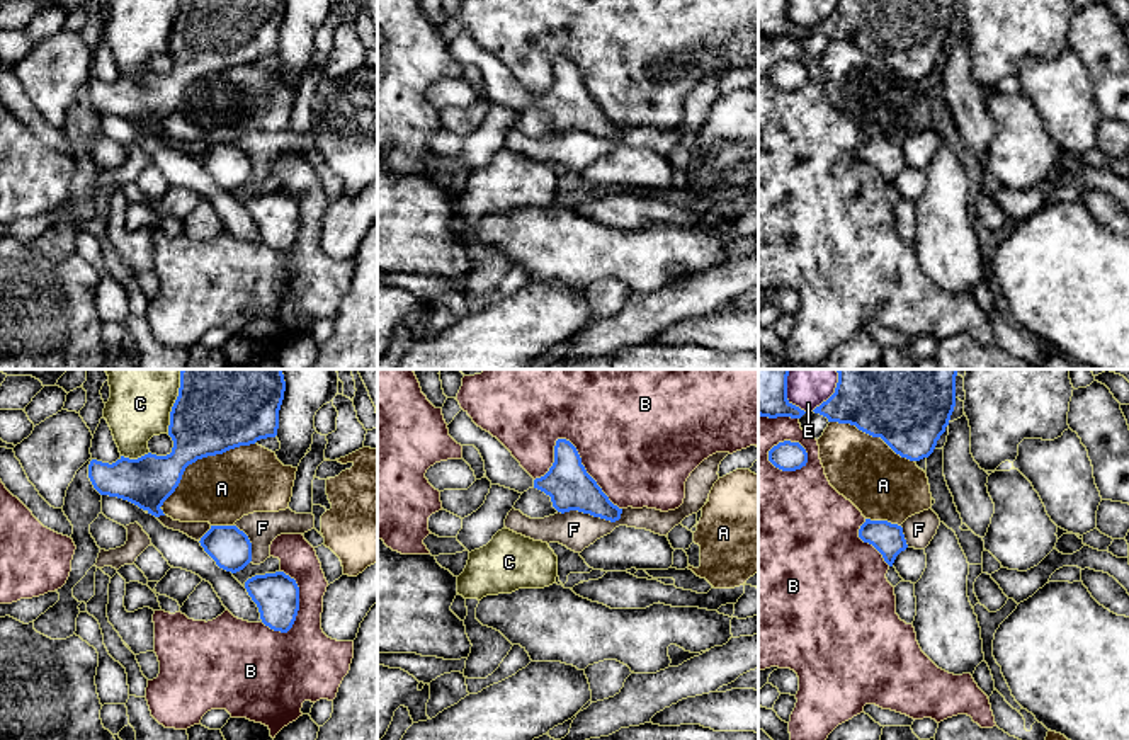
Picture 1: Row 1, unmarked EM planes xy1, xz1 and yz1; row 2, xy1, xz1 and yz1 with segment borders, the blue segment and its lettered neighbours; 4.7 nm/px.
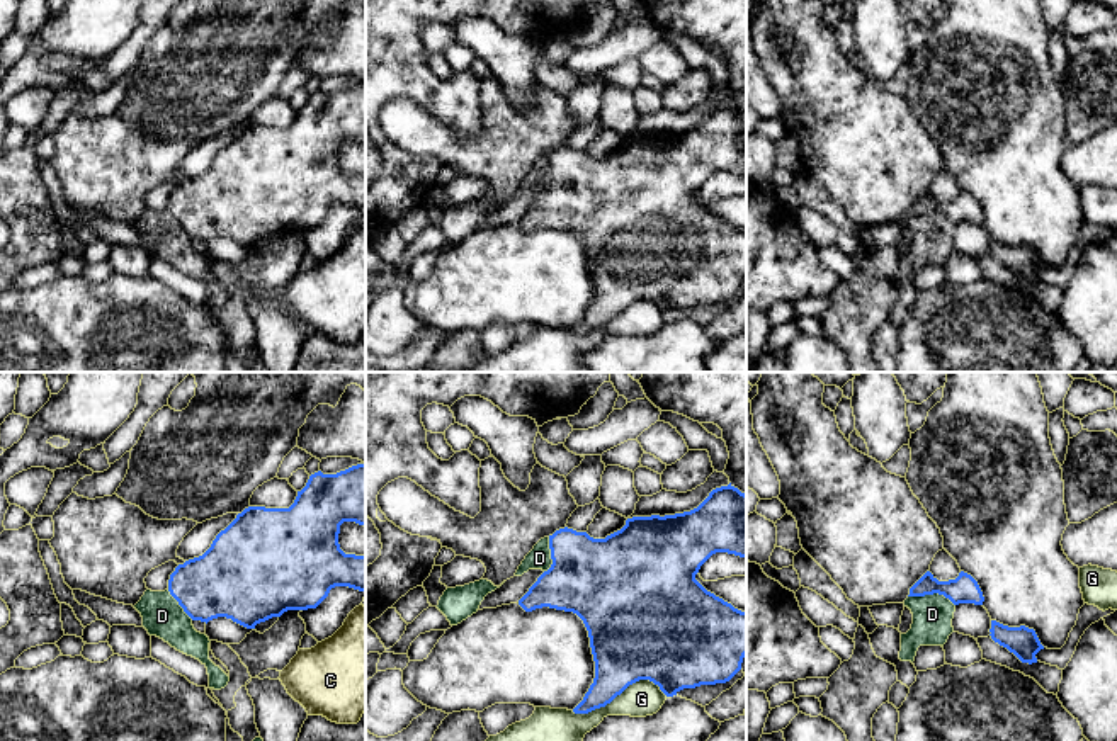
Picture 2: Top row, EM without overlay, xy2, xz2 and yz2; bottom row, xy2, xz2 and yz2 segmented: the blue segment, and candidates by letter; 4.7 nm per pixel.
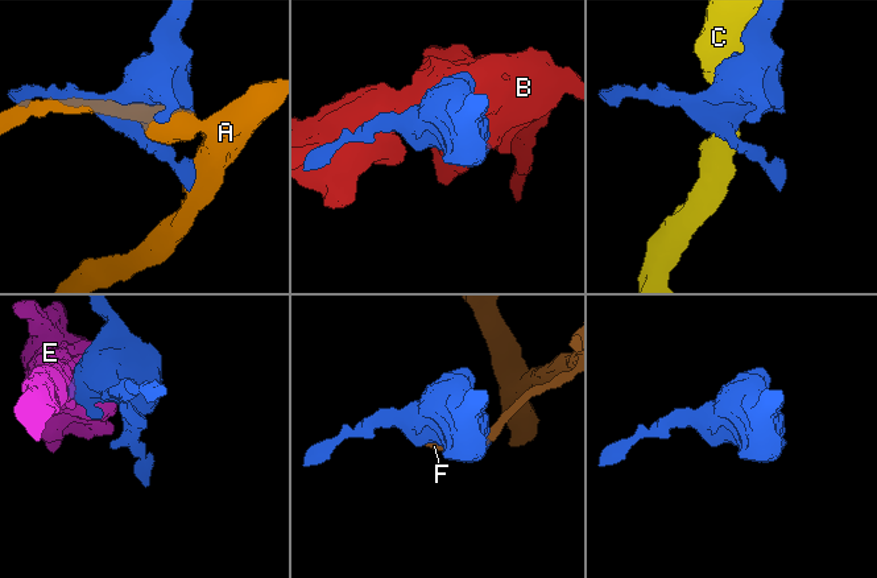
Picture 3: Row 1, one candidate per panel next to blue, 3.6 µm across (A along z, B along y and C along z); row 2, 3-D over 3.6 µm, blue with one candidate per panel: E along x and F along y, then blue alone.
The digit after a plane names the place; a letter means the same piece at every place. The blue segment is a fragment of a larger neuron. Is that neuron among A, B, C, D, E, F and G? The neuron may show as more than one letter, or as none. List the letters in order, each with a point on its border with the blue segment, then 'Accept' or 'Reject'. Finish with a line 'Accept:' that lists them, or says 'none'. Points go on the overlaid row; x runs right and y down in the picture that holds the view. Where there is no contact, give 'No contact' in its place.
A: Touches blue at xy1 (201, 458). Reject
B: Touches blue at xz1 (585, 472). Reject
C: Touches blue at xy1 (175, 402). Reject
D: Touches blue at yz2 (932, 593). Reject
E: Touches blue at yz1 (786, 393). Reject
F: Touches blue at xz1 (592, 514). Reject
G: Touches blue at xz2 (619, 694). Reject
Accept: none

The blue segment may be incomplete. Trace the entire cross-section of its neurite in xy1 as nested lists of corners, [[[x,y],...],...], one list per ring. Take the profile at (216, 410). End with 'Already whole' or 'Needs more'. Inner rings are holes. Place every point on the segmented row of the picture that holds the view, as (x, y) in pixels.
[[[182,369],[168,425],[172,453],[148,453],[138,459],[121,456],[112,464],[92,459],[88,478],[100,495],[128,500],[155,517],[165,515],[160,507],[175,492],[189,464],[277,435],[284,391],[282,369]]]. Already whole

